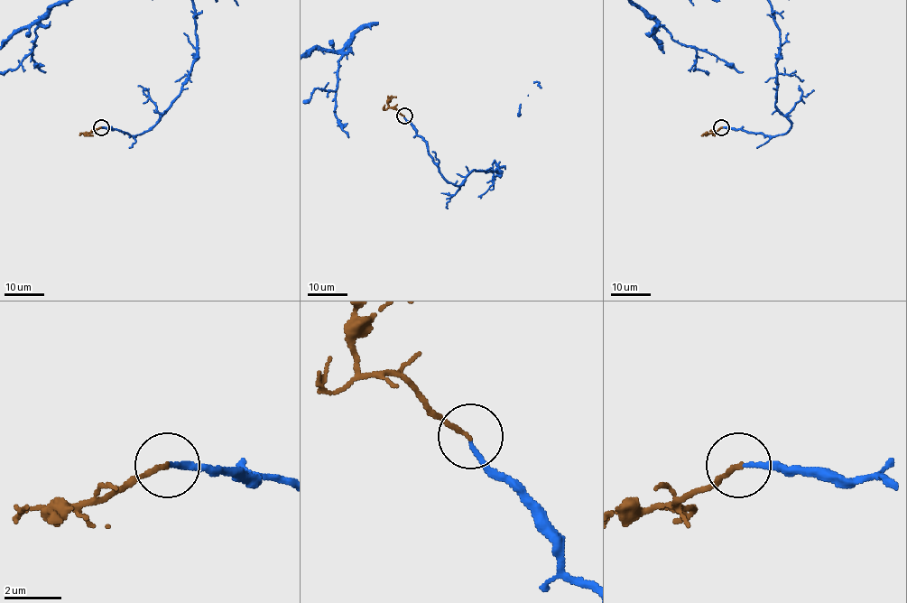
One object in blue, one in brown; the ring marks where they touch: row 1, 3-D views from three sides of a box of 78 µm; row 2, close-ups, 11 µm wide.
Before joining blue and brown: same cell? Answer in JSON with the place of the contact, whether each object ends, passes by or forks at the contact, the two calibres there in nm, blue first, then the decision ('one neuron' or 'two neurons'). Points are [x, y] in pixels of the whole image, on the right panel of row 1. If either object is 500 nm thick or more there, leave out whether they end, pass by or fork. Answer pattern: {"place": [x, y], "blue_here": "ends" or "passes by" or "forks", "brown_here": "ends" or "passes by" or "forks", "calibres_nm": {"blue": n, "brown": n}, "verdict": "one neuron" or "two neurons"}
{"place": [721, 127], "blue_here": "ends", "brown_here": "ends", "calibres_nm": {"blue": 140, "brown": 150}, "verdict": "one neuron"}

